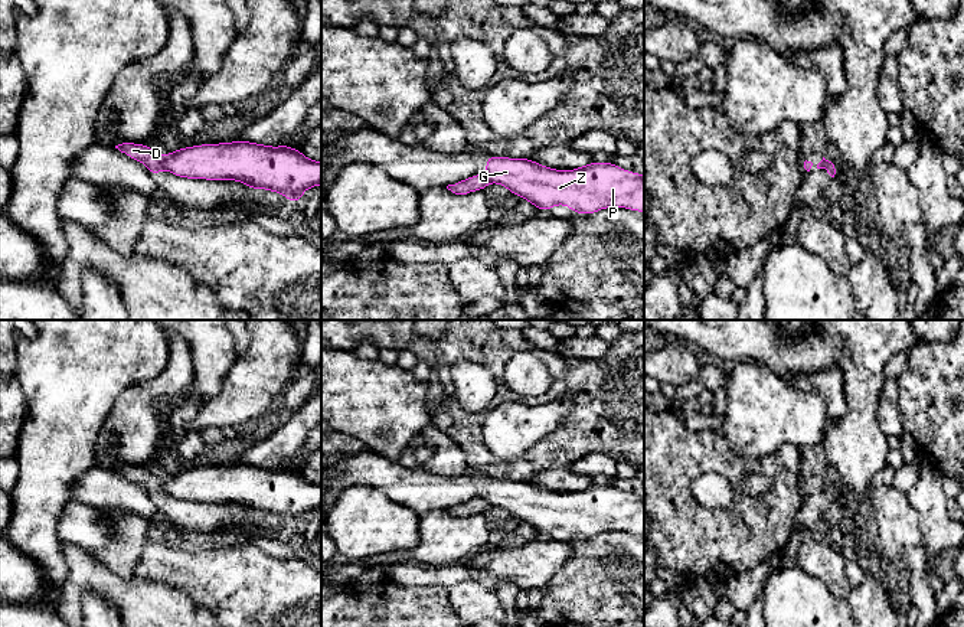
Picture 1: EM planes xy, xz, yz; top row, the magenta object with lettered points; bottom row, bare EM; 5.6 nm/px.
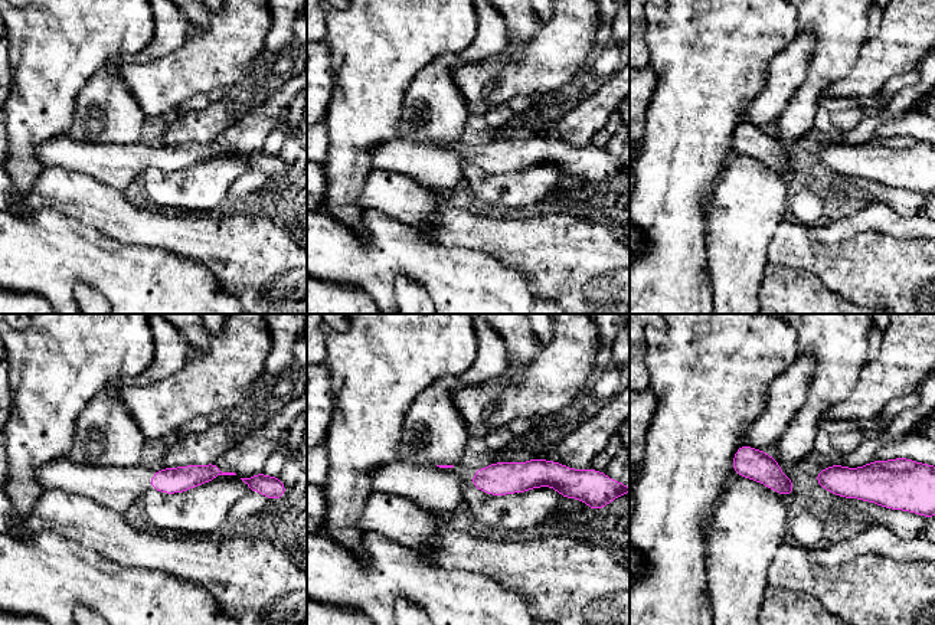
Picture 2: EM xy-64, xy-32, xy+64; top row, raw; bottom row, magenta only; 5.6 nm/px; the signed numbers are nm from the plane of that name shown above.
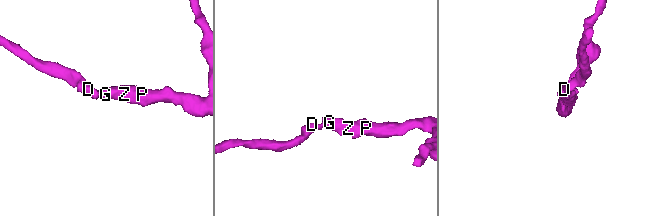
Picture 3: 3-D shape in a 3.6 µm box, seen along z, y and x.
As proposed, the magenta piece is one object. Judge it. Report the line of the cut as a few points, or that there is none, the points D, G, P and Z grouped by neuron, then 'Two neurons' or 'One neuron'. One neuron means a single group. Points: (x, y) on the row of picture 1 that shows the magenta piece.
Split along xy (162, 159), (166, 169). Groups: D / G P Z. Two neurons

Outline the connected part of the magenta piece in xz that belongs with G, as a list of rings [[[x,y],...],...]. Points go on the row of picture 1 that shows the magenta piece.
[[[486,157],[486,177],[503,184],[536,209],[565,205],[591,215],[605,208],[644,212],[644,176],[615,163],[592,161],[575,170],[556,170],[532,159]]]

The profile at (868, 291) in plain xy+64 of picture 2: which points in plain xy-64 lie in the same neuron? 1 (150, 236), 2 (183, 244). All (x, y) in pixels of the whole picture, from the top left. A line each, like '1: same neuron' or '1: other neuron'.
1: same neuron
2: same neuron

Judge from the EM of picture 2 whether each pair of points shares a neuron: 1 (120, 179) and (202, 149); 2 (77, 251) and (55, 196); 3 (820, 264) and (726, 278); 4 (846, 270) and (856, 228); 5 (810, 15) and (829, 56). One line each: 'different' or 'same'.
1: same
2: different
3: different
4: different
5: same

